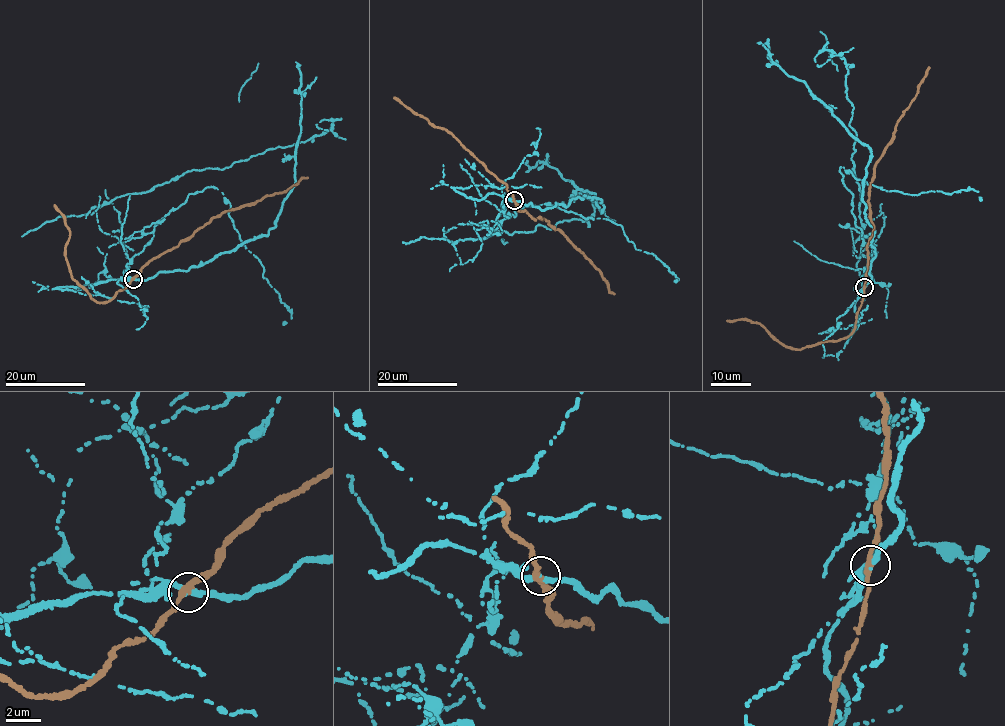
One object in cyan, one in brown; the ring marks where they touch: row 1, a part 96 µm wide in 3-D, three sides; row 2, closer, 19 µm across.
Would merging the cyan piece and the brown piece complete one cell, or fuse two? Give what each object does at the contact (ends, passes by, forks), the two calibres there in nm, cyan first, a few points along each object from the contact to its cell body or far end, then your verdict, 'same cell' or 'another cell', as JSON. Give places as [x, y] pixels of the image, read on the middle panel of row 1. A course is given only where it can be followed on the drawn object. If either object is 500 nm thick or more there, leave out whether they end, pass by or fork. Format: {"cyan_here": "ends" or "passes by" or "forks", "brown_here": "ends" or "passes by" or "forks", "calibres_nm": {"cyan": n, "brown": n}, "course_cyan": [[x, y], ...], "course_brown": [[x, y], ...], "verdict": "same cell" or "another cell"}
{"cyan_here": "passes by", "brown_here": "passes by", "calibres_nm": {"cyan": 200, "brown": 340}, "course_cyan": [[514, 200], [495, 225], [472, 224], [483, 243], [460, 264], [461, 239], [587, 221], [595, 204], [615, 221]], "course_brown": [[514, 200], [518, 211], [526, 210], [535, 220], [544, 219], [563, 233], [599, 269], [609, 290], [615, 294]], "verdict": "another cell"}

